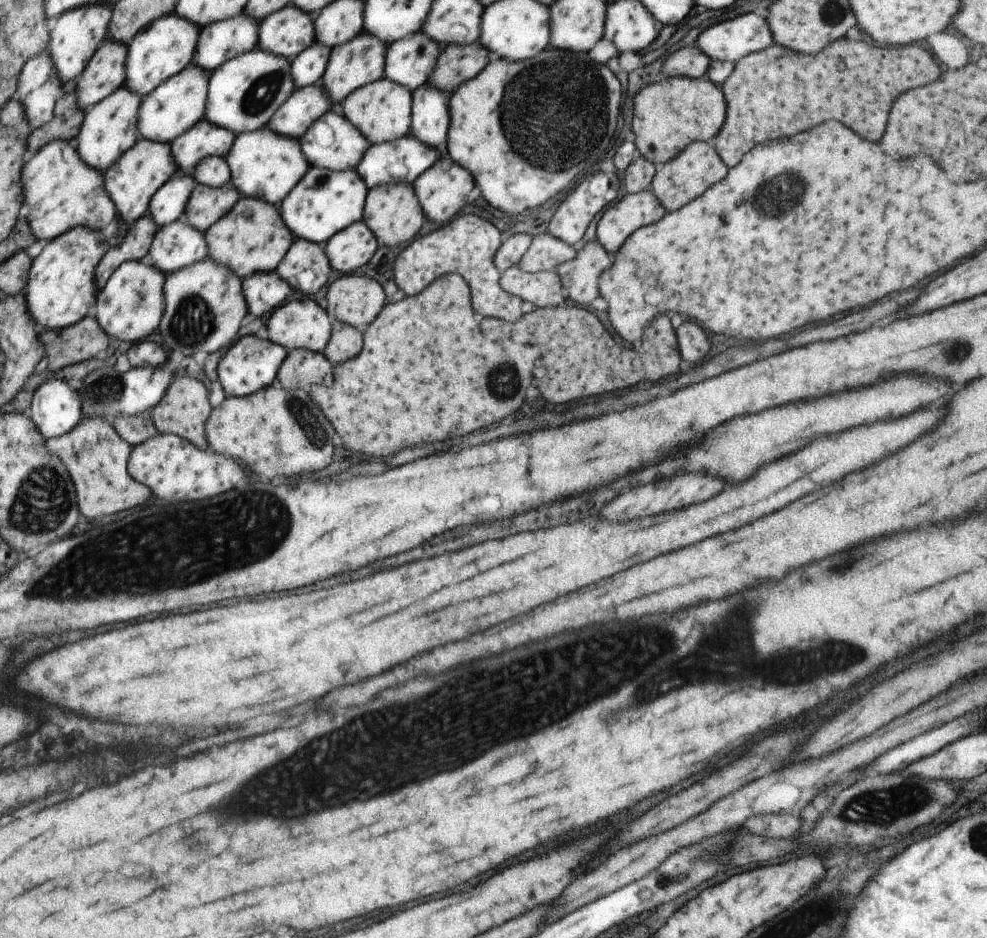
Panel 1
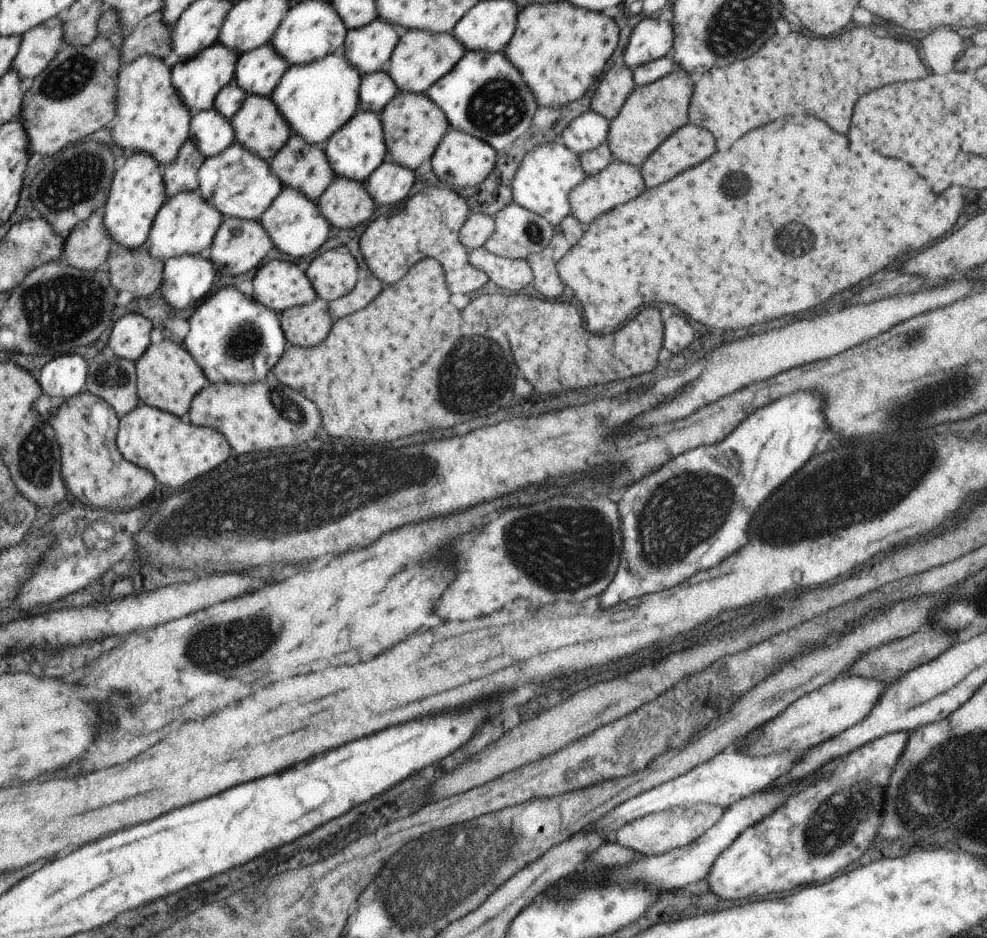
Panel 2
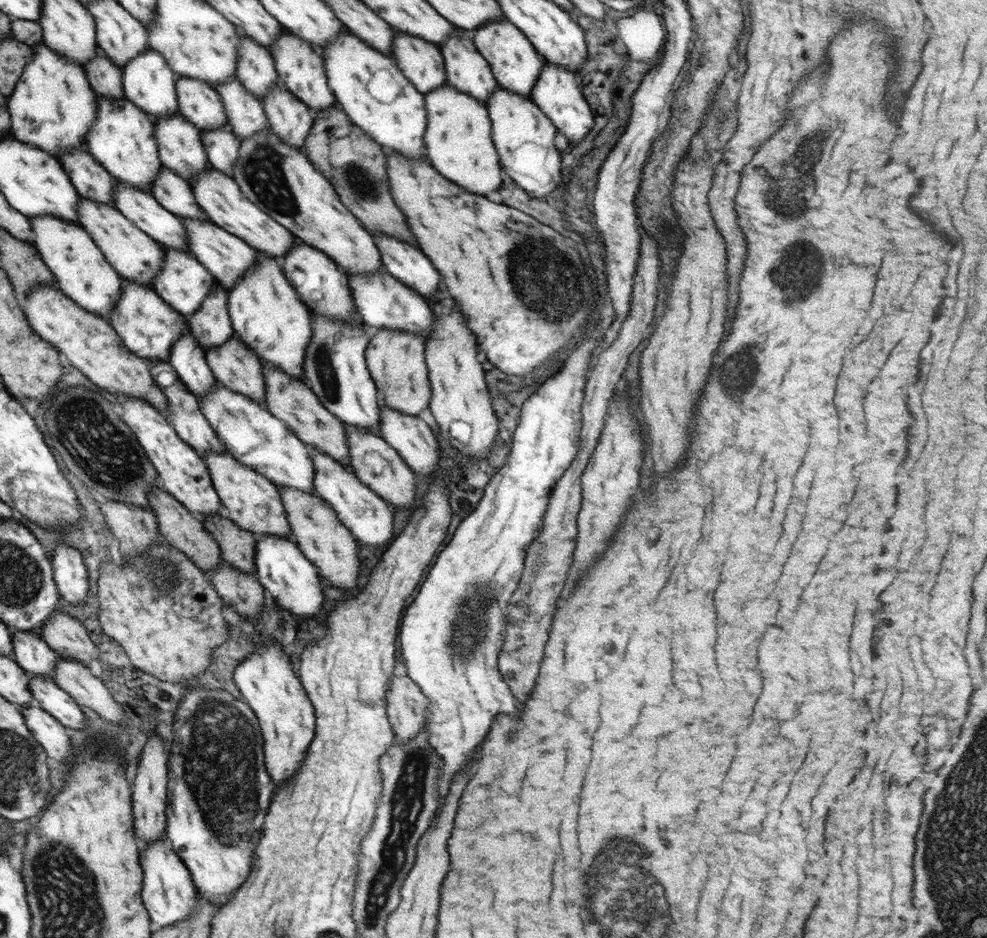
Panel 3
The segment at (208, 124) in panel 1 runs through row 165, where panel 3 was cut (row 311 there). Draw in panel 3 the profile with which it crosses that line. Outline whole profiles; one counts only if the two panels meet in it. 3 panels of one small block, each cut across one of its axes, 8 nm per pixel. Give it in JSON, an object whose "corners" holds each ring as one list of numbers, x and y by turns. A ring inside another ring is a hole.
{"corners":[[170,246,165,249,166,260,159,276,152,282,152,289,157,291,180,314,190,317,200,308,206,296,212,292,216,279,204,265,196,260,192,253,182,252]]}

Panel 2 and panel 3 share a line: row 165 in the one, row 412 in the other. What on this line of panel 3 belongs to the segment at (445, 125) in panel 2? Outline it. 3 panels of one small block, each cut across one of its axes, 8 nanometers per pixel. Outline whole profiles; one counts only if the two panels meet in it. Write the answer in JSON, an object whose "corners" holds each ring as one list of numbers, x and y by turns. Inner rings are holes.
{"corners":[[373,330,365,350,365,362,377,390,384,394,384,404,402,414,418,417,429,407,431,383,425,362,425,341,404,330]]}

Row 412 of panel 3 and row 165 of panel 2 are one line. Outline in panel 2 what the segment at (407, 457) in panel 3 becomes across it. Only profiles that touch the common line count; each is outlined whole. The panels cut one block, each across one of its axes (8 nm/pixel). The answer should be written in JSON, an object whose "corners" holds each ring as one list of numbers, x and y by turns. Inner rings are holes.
{"corners":[[388,158,368,177,366,188,373,201,380,206,402,203,410,194,416,173]]}

